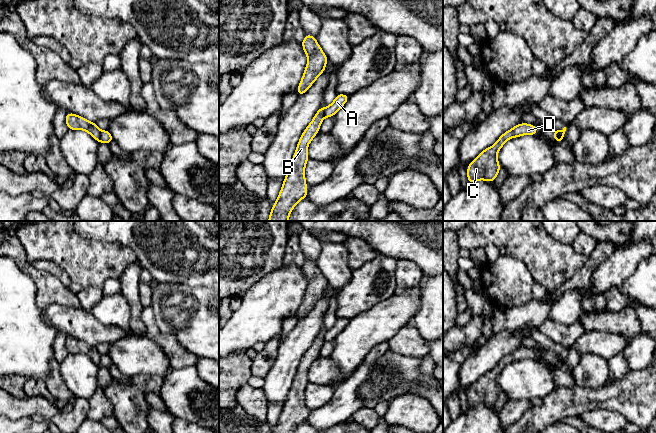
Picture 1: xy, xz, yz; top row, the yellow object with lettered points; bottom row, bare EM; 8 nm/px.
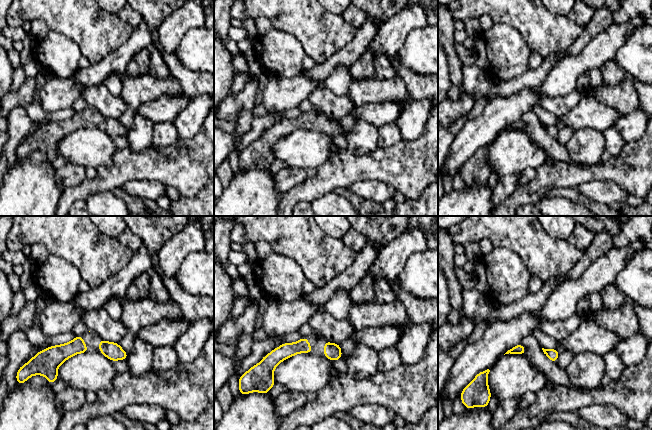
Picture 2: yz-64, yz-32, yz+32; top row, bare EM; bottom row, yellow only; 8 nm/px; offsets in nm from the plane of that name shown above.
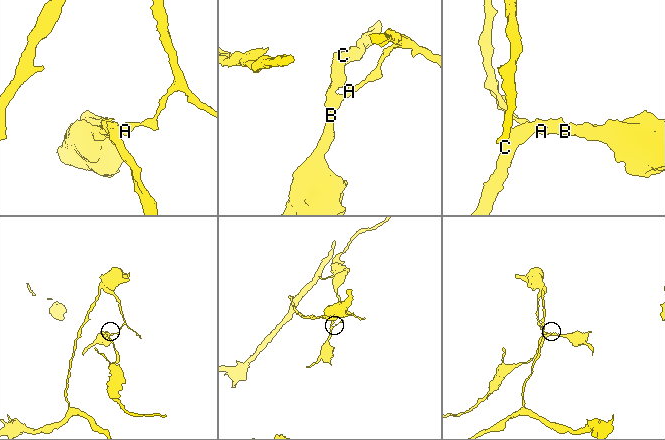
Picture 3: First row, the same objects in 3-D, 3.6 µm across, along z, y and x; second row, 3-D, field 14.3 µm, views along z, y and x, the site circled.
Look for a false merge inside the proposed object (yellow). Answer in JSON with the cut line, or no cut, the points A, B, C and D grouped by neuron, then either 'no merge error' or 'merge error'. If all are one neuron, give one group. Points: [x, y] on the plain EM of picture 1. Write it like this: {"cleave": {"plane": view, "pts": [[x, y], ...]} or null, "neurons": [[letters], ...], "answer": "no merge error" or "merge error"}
{"cleave": {"plane": "xy", "pts": [[101, 355], [98, 365]]}, "neurons": [["A"], ["B", "C", "D"]], "answer": "merge error"}

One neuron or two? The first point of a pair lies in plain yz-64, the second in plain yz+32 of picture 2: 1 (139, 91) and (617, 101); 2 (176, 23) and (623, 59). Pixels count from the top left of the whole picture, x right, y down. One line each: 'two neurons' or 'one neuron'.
1: one neuron
2: two neurons

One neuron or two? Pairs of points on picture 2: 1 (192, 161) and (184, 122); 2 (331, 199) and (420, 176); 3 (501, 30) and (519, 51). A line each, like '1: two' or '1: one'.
1: two
2: two
3: one

